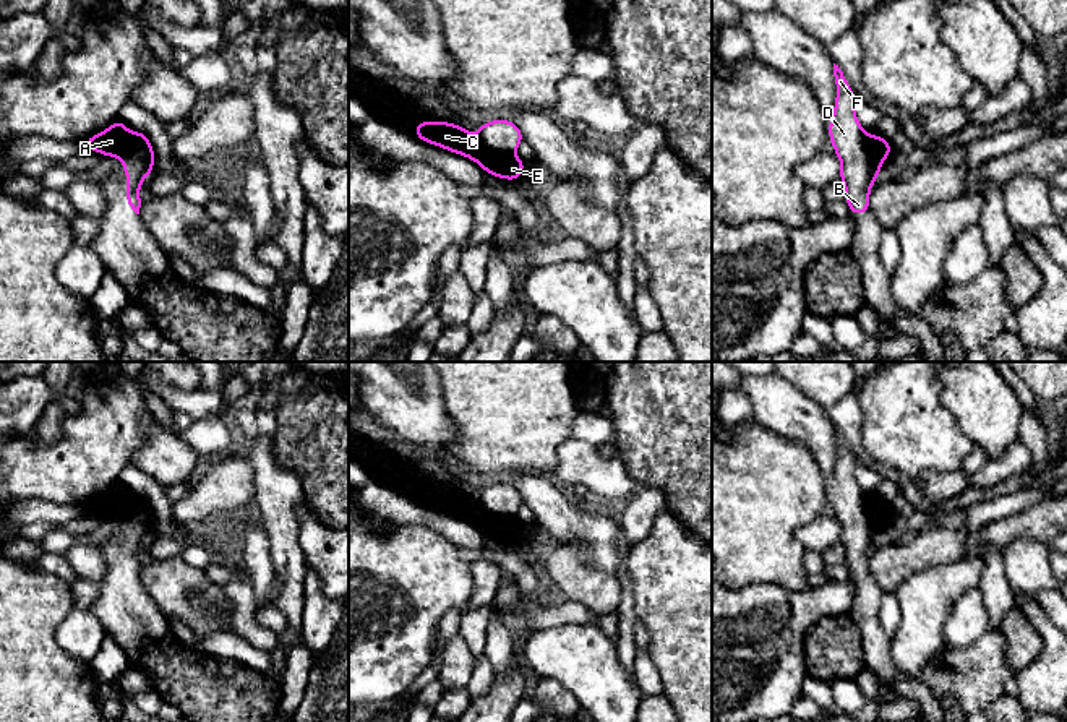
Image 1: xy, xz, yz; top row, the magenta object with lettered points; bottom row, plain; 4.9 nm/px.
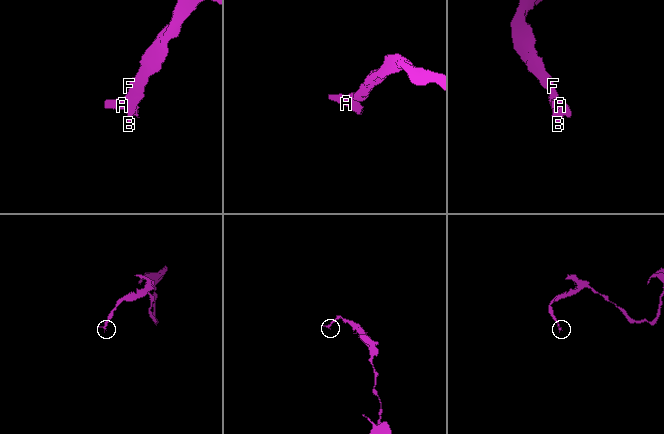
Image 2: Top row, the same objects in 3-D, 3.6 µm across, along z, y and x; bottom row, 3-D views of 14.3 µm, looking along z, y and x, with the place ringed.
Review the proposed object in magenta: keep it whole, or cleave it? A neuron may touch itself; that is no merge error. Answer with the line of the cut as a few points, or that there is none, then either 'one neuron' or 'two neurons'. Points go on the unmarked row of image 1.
xz (479, 498), (493, 513), (513, 518) | two neurons

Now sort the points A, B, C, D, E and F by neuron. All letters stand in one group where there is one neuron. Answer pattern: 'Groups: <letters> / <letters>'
Groups: A C E / B D F

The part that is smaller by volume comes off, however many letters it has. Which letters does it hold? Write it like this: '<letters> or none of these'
A, C, E

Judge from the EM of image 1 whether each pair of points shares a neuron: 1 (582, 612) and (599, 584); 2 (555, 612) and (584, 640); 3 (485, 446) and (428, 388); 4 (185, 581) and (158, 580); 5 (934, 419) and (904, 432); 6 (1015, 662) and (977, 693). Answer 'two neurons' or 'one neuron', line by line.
1: two neurons
2: two neurons
3: two neurons
4: one neuron
5: one neuron
6: two neurons

